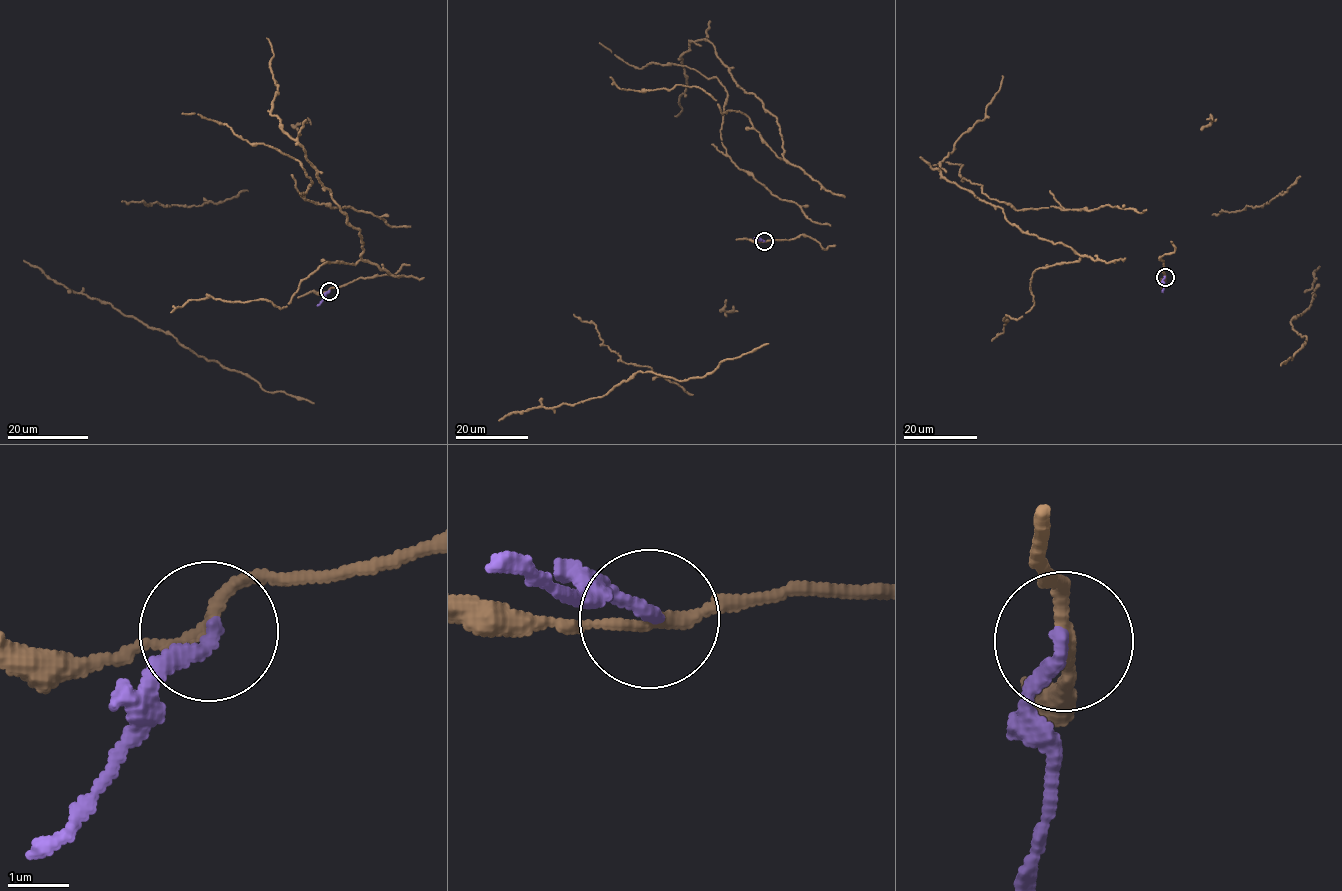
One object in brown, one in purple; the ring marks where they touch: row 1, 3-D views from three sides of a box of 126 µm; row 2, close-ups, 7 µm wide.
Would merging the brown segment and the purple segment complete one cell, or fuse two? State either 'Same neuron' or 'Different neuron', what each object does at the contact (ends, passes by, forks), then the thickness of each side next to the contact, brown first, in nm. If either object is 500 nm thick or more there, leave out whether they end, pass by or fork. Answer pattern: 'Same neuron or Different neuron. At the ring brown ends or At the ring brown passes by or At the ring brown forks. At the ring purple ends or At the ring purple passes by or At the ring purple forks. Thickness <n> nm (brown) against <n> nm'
Different neuron. At the ring brown passes by. At the ring purple ends. Thickness 170 nm (brown) against 240 nm

